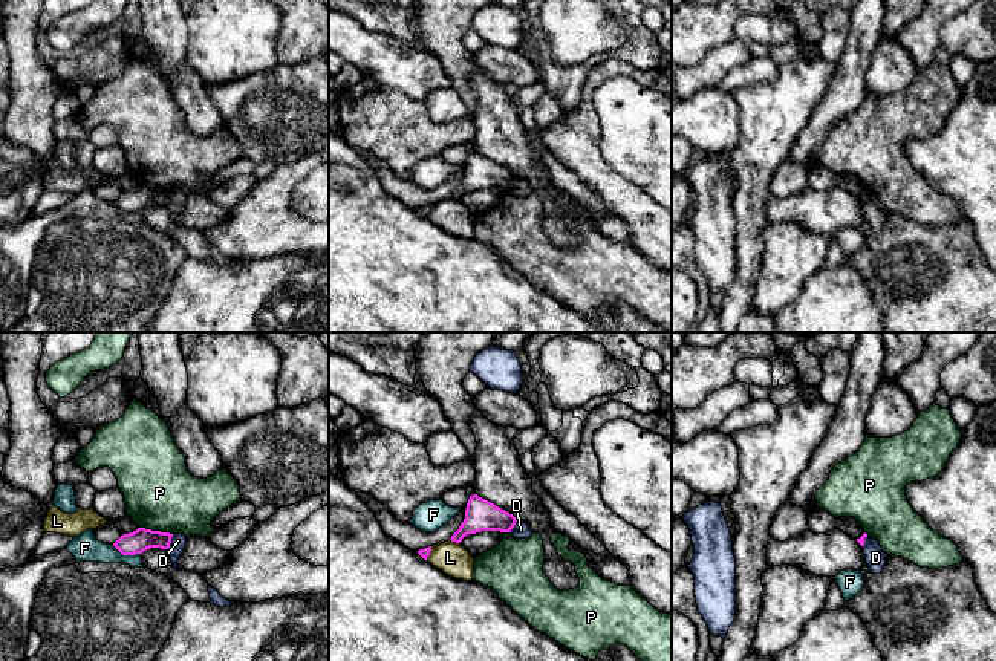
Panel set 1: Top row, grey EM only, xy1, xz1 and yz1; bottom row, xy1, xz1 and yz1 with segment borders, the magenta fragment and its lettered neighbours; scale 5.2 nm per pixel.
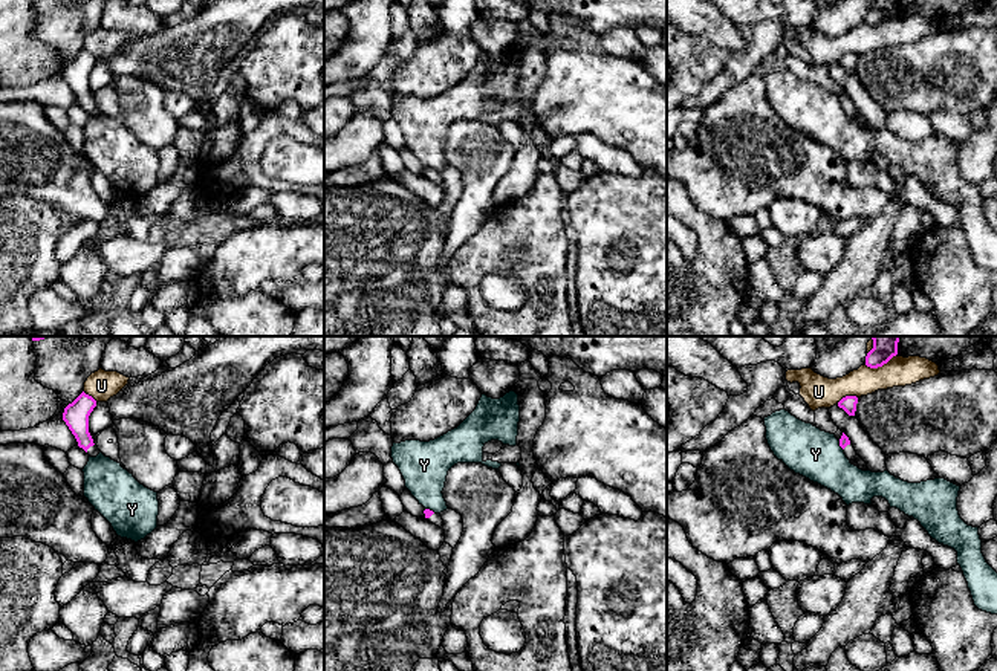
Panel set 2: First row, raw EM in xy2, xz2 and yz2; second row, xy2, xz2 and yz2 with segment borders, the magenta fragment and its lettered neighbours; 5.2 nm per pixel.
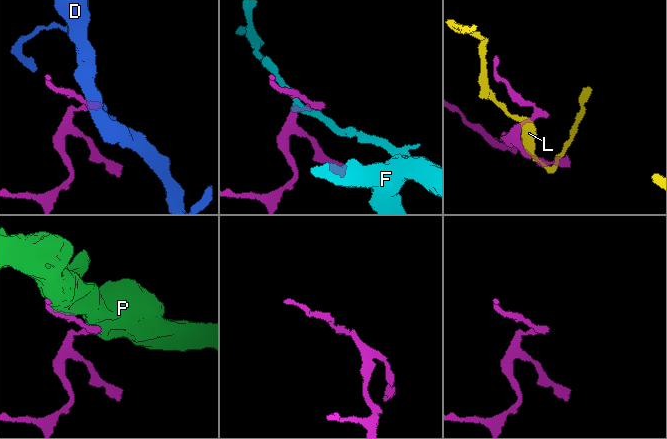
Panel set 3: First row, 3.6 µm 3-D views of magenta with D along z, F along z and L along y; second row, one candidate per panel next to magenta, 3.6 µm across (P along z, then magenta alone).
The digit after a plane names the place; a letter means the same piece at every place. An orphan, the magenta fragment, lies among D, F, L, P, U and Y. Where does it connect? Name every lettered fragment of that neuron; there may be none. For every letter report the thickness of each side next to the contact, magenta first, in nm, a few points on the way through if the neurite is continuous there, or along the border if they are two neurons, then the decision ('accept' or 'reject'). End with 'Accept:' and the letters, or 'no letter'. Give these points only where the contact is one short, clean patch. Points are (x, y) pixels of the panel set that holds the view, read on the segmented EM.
D: 120 nm thick on the magenta side, 80 nm on the other; border along xy1 (173, 534), (167, 550); reject
F: 120 nm thick on the magenta side, 140 nm on the other; border along xy1 (112, 545), (123, 554), (139, 554); reject
L: 160 nm thick on the magenta side, 170 nm on the other; reject
P: 120 nm thick on the magenta side, 380 nm on the other; reject
U: 140 nm thick on the magenta side, 160 nm on the other; border along yz2 (896, 353), (881, 366), (867, 367), (864, 364); reject
Y: 40 nm thick on the magenta side, 260 nm on the other; border along xz2 (425, 508), (435, 512); reject
Accept: no letter

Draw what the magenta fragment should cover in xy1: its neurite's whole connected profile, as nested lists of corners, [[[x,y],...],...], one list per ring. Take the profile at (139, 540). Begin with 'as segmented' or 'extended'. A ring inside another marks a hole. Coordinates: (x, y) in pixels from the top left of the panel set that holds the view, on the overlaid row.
as segmented; [[[138,528],[133,532],[122,534],[113,543],[113,546],[122,555],[135,555],[135,554],[142,554],[144,551],[147,551],[150,548],[168,549],[170,543],[171,543],[171,537],[173,537],[173,534],[170,534],[170,532]]]

